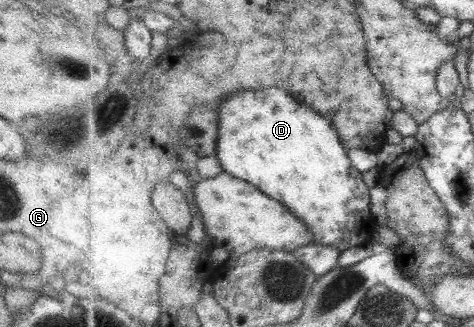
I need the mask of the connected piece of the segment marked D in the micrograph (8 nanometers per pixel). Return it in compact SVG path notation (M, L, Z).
M276 87L274 89L246 90L228 93L224 97L224 101L220 103L220 107L218 107L218 115L220 116L220 121L218 123L218 141L216 141L218 147L216 147L216 156L222 162L224 172L238 177L238 179L249 181L264 193L270 193L270 197L282 201L296 217L300 217L306 225L310 225L309 229L314 234L316 244L333 246L340 251L346 251L351 247L371 243L379 229L378 221L374 219L373 210L371 209L371 189L364 183L361 171L357 167L354 167L353 161L339 136L337 127L329 118L326 118L322 113L316 113L312 106L300 103L297 98L289 93L289 90L276 89Z

